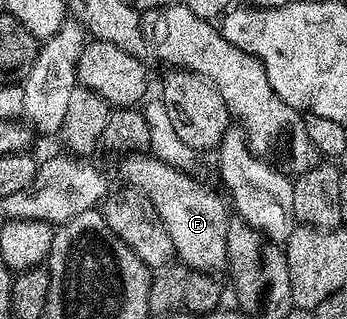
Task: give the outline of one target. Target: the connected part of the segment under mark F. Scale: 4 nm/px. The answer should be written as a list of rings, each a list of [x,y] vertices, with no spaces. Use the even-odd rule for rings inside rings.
[[[135,151],[126,157],[129,158],[122,163],[121,173],[132,188],[140,190],[155,205],[163,227],[167,227],[171,235],[174,254],[193,271],[202,269],[205,273],[213,273],[216,269],[224,270],[227,266],[227,227],[231,220],[226,198],[224,201],[215,190],[188,177],[186,170],[176,169],[148,152]]]

